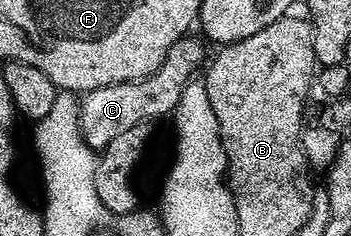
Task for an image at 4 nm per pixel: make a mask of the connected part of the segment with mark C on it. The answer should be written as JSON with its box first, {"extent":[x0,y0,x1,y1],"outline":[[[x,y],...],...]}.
{"extent":[79,36,206,151],"outline":[[[182,36],[178,39],[178,43],[174,43],[174,47],[170,47],[162,67],[158,67],[156,73],[137,81],[91,89],[89,93],[79,98],[80,134],[84,136],[84,142],[92,150],[102,151],[112,139],[124,134],[135,124],[156,123],[159,117],[164,117],[167,113],[168,116],[175,114],[176,104],[182,99],[182,91],[201,72],[206,61],[205,42],[199,36],[196,36],[197,38],[192,36]]]}

